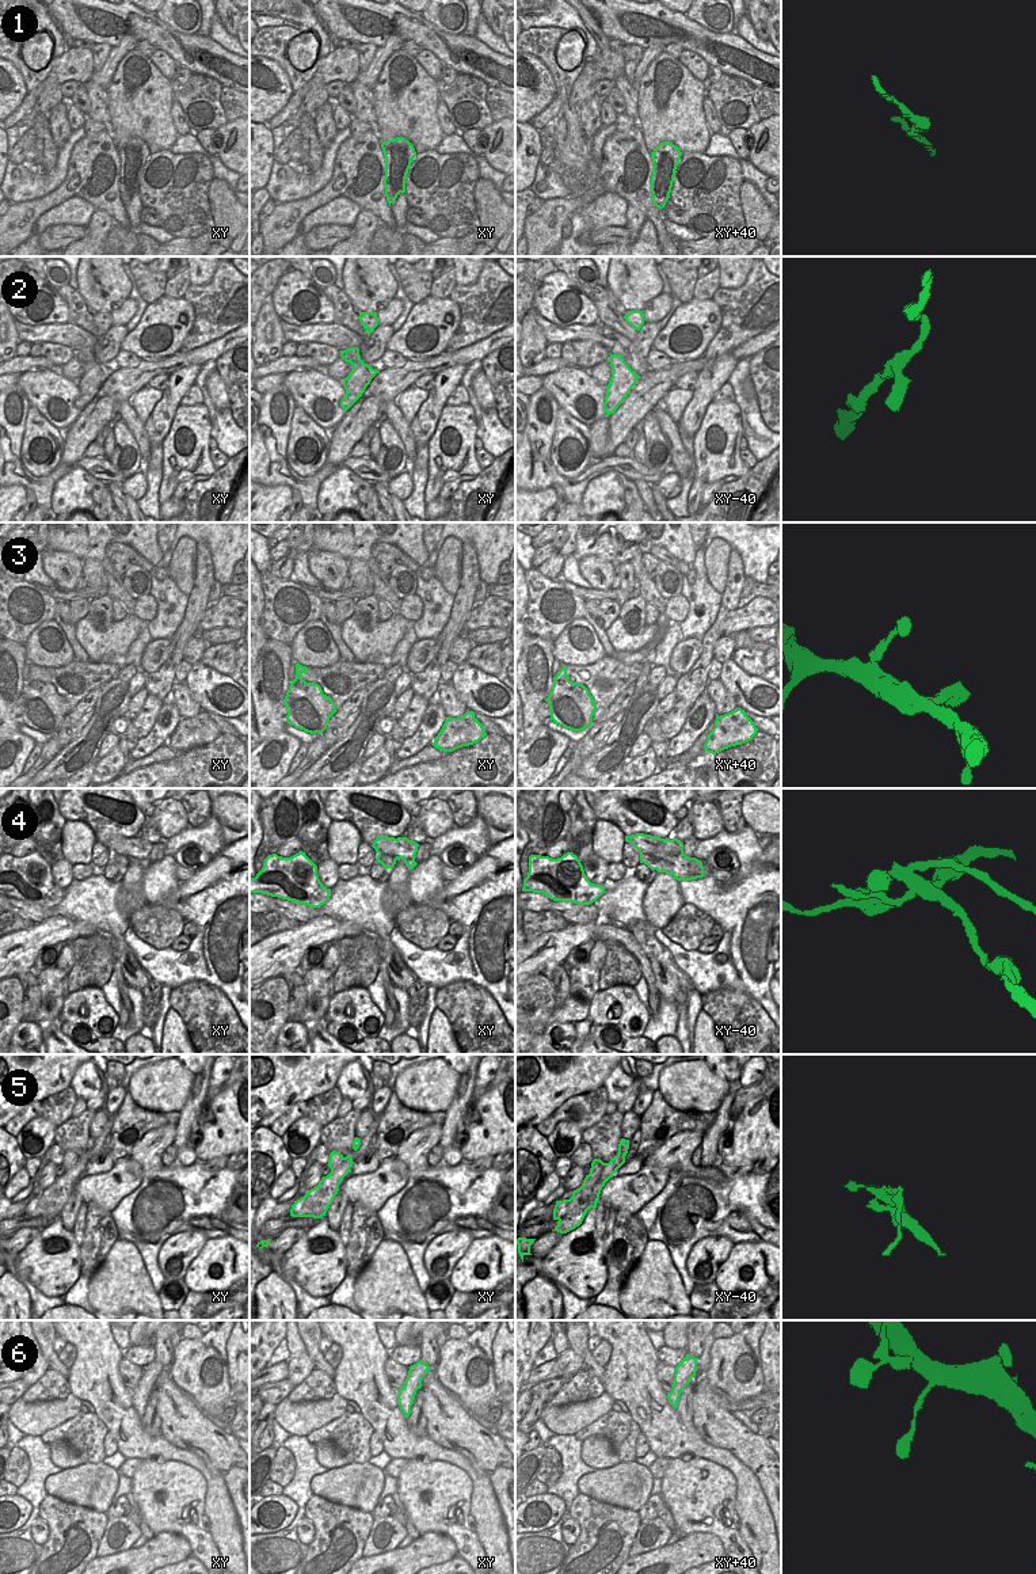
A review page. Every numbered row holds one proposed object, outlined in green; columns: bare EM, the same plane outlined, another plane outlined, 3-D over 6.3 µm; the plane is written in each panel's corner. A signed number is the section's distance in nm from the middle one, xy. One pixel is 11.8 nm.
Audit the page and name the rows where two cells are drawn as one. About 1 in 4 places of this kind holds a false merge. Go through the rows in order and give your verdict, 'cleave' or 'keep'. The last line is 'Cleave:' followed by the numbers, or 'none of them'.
1: keep
2: keep
3: keep
4: cleave
5: cleave
6: keep
Cleave: 4, 5

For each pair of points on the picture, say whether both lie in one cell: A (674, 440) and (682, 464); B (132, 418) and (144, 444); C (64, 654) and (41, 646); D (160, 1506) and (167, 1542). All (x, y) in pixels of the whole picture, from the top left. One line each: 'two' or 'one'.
A: one
B: one
C: one
D: two

